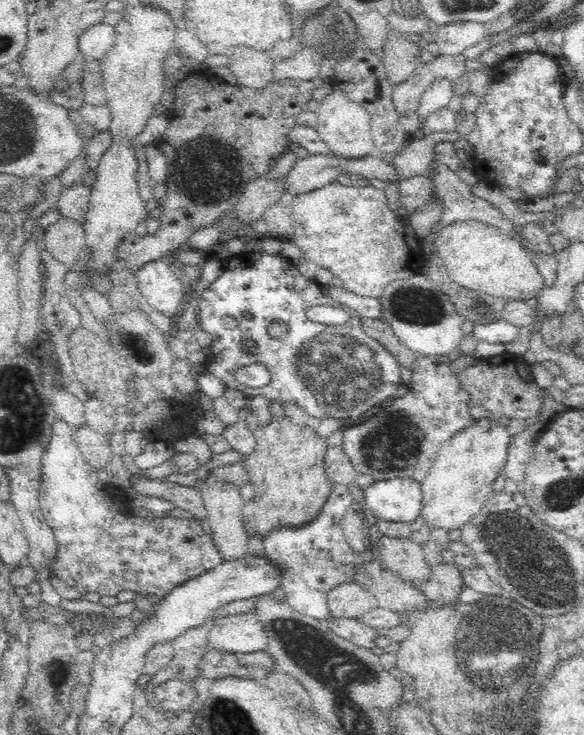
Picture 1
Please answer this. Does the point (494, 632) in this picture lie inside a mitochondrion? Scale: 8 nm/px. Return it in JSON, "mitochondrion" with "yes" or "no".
{"mitochondrion":"yes"}

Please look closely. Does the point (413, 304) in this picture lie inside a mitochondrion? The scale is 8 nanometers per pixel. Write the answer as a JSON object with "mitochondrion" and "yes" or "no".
{"mitochondrion":"yes"}

